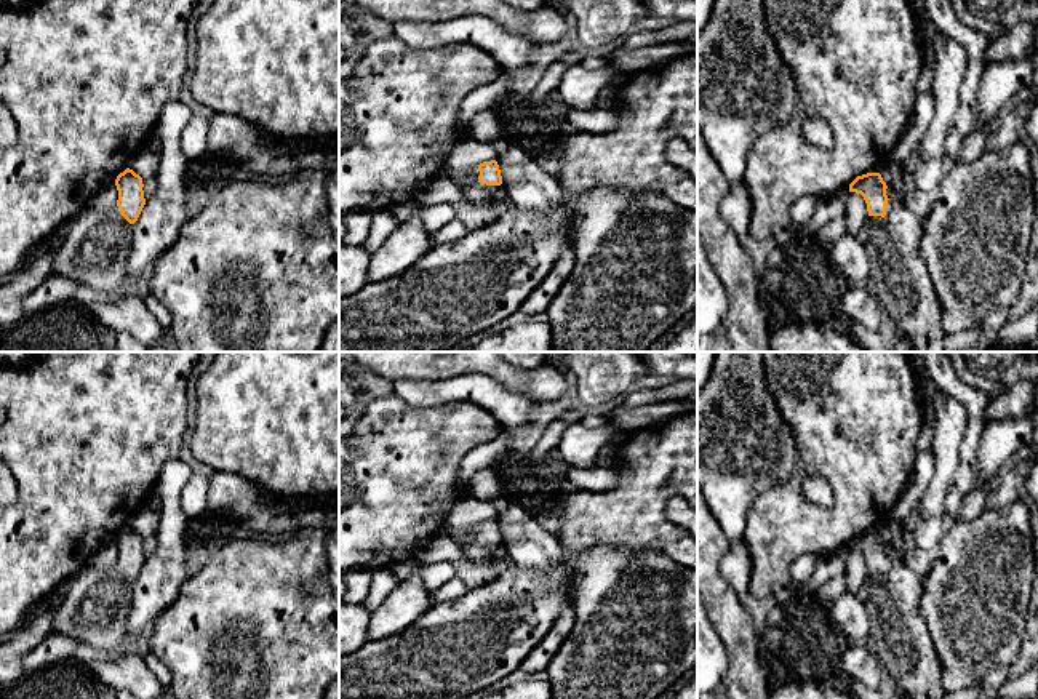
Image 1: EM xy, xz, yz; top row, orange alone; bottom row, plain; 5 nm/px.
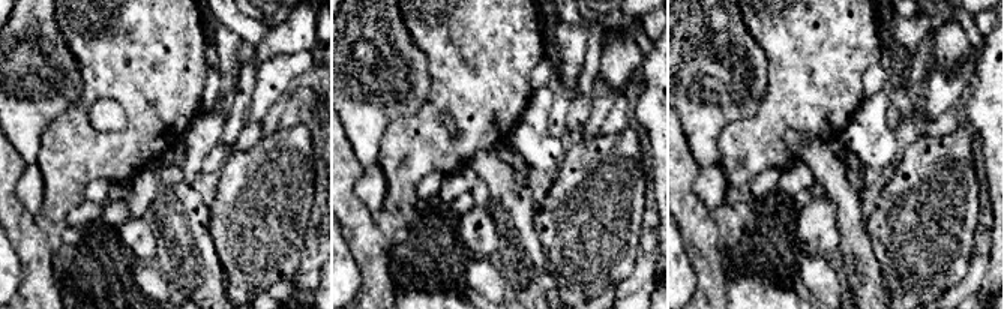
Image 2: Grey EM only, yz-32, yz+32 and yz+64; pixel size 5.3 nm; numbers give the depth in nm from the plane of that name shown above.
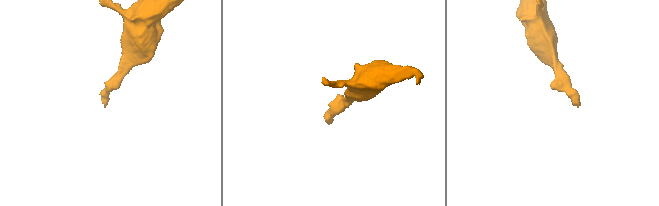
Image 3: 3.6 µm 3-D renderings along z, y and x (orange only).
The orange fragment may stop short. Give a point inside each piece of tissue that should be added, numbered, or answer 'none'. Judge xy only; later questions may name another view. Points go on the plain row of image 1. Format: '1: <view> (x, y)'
1: xy (95, 610)

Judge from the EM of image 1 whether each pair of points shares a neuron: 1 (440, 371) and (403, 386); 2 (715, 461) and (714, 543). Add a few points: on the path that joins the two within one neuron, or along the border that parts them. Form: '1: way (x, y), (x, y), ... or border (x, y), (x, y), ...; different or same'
1: border (455, 375), (445, 379), (397, 379), (394, 383); different
2: border (714, 514), (730, 544); different

